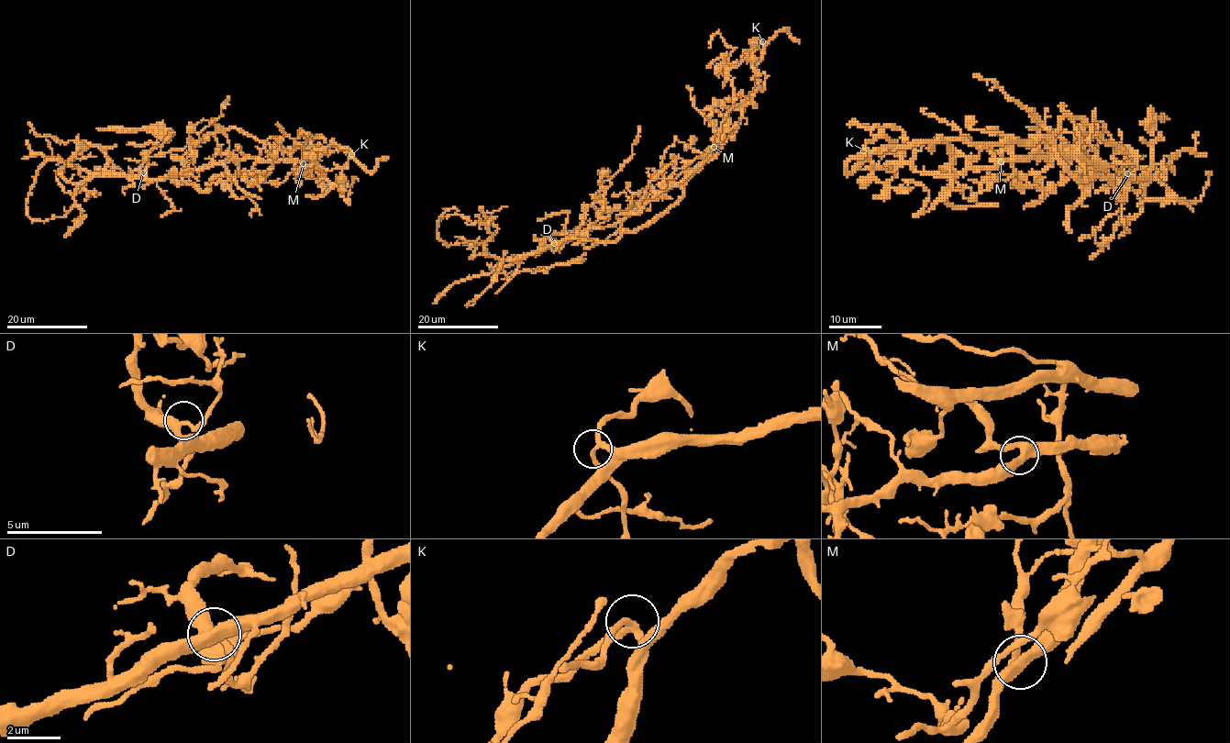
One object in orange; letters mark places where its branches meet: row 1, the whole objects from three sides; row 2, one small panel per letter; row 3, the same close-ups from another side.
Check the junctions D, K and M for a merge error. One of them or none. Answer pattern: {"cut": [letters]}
{"cut": []}

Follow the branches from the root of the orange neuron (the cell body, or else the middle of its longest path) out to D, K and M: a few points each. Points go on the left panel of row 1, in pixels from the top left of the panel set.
D: (225, 163), (214, 163), (196, 171), (177, 172), (160, 178), (146, 178), (143, 172)
K: (225, 163), (246, 159), (297, 160), (323, 173), (316, 165), (327, 170), (342, 168), (351, 154)
M: (225, 163), (246, 159), (300, 160), (303, 163)

